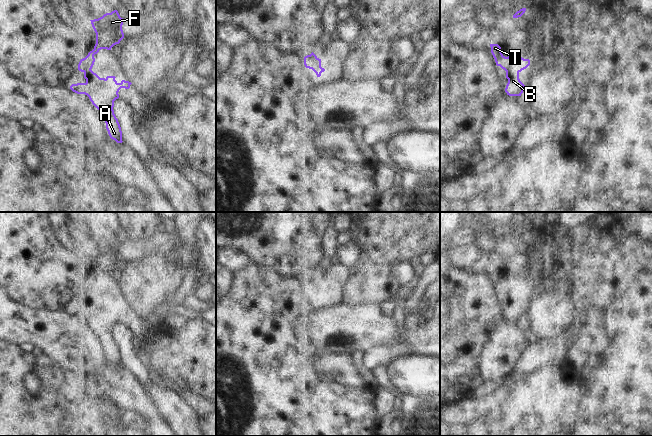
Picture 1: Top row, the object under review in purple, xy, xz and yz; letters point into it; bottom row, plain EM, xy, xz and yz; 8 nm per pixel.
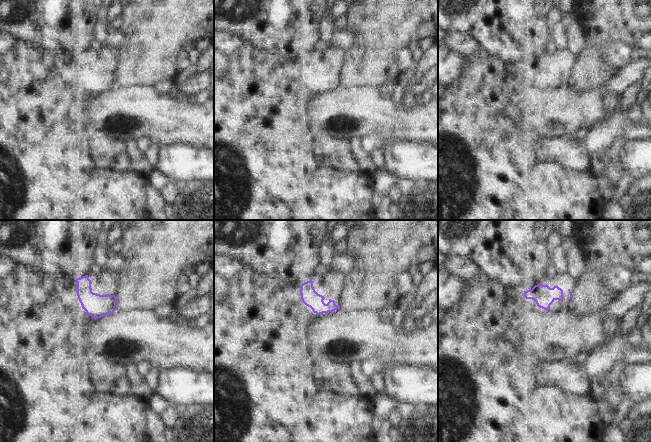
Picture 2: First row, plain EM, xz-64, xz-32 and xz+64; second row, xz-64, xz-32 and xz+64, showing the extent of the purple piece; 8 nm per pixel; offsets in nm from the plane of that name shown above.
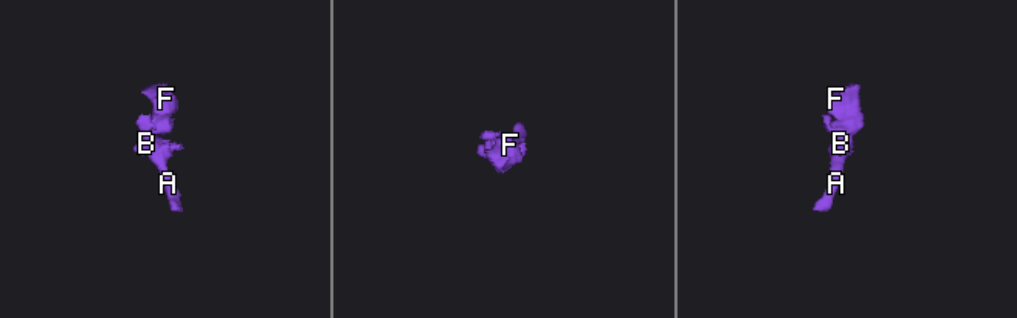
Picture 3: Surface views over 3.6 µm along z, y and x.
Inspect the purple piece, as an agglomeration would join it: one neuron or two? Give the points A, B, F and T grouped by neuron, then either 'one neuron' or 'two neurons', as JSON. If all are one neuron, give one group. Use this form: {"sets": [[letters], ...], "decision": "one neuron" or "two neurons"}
{"sets": [["A", "B", "F", "T"]], "decision": "one neuron"}

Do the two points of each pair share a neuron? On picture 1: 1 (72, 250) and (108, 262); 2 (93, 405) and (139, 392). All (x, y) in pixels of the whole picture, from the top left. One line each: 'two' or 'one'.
1: two
2: two

